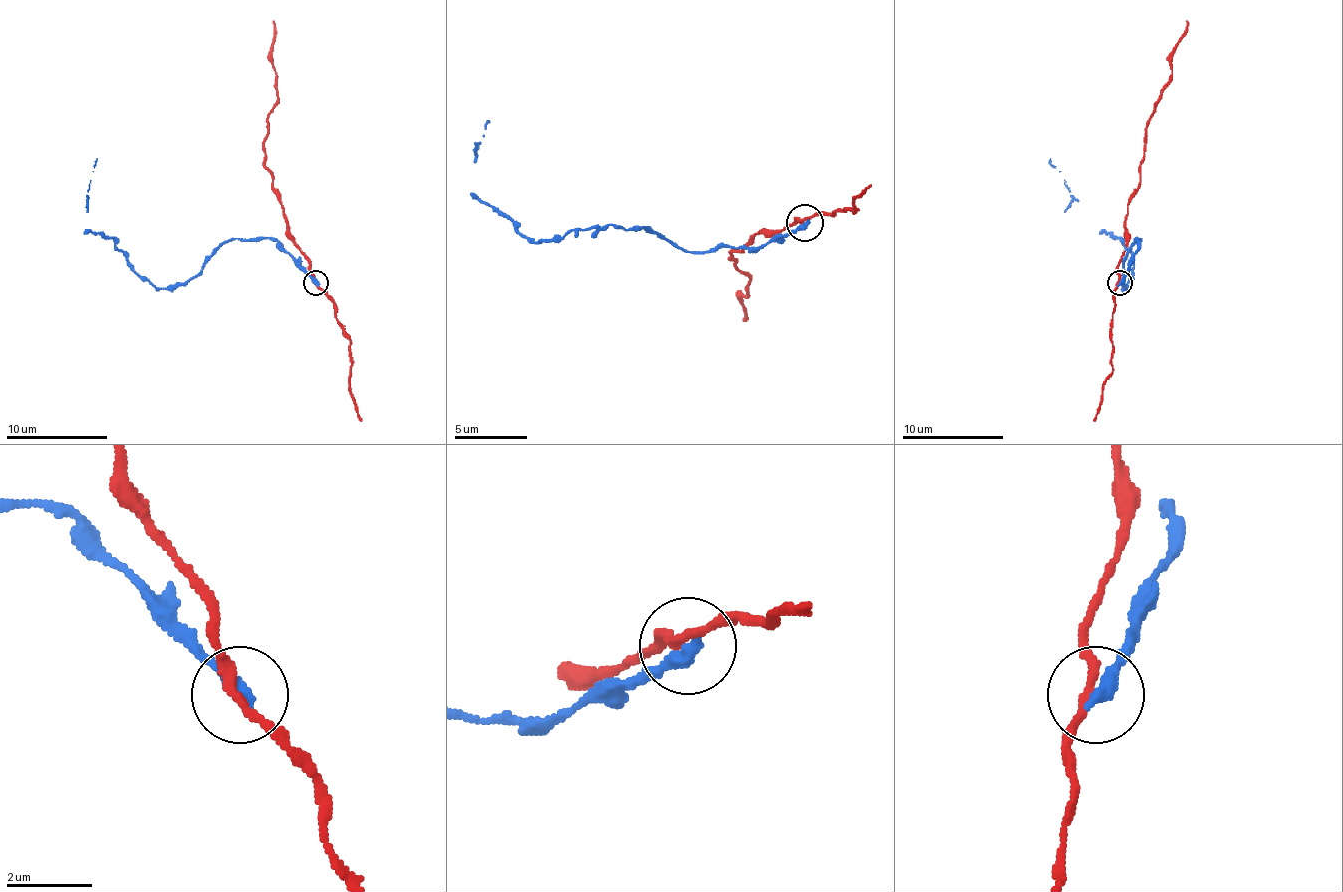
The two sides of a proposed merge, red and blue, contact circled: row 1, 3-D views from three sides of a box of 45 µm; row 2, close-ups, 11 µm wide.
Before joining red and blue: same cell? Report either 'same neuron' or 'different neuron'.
different neuron

